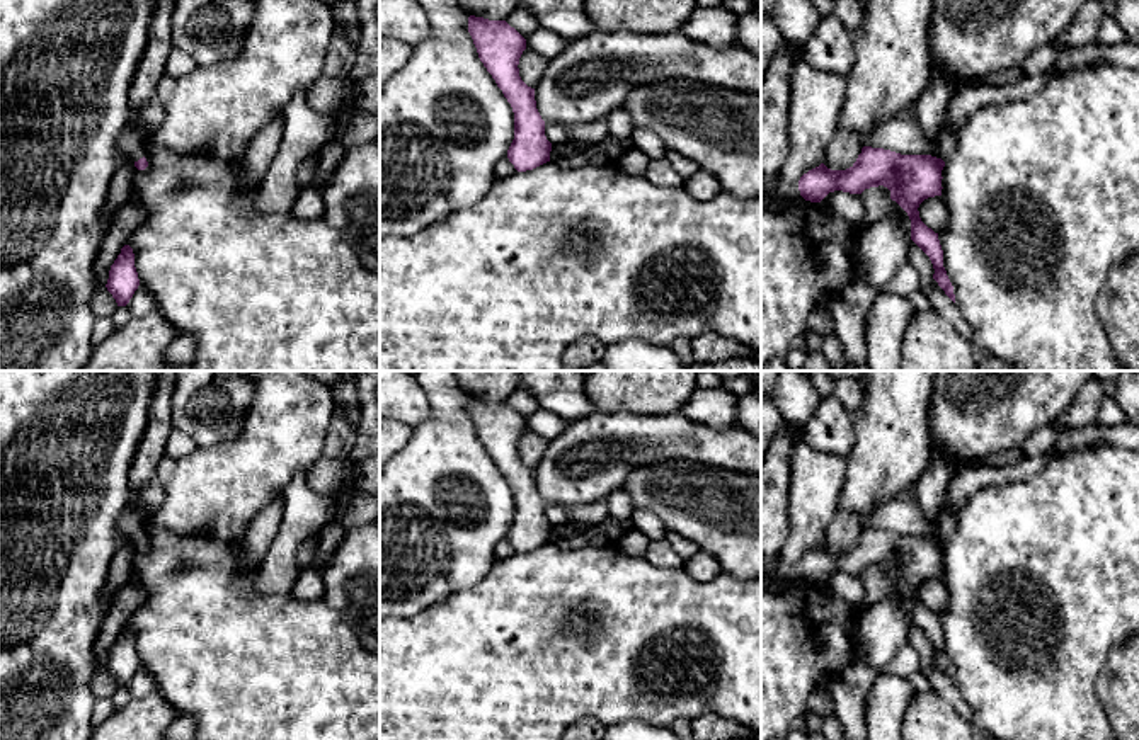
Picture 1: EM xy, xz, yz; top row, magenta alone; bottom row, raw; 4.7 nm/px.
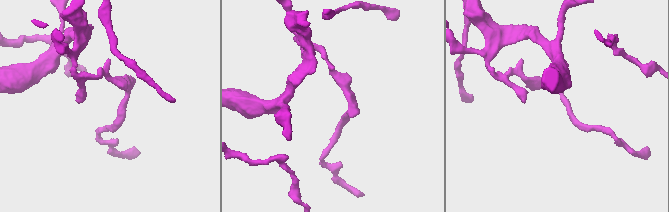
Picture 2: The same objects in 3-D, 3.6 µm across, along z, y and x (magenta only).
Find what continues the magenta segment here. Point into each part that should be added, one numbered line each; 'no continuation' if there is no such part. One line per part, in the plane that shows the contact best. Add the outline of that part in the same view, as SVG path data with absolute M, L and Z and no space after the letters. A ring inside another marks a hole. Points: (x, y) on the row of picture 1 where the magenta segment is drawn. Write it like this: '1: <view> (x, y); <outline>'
1: xy (131, 140); M126 122L116 143L119 157L128 157L133 163L143 158L146 136L138 124Z

